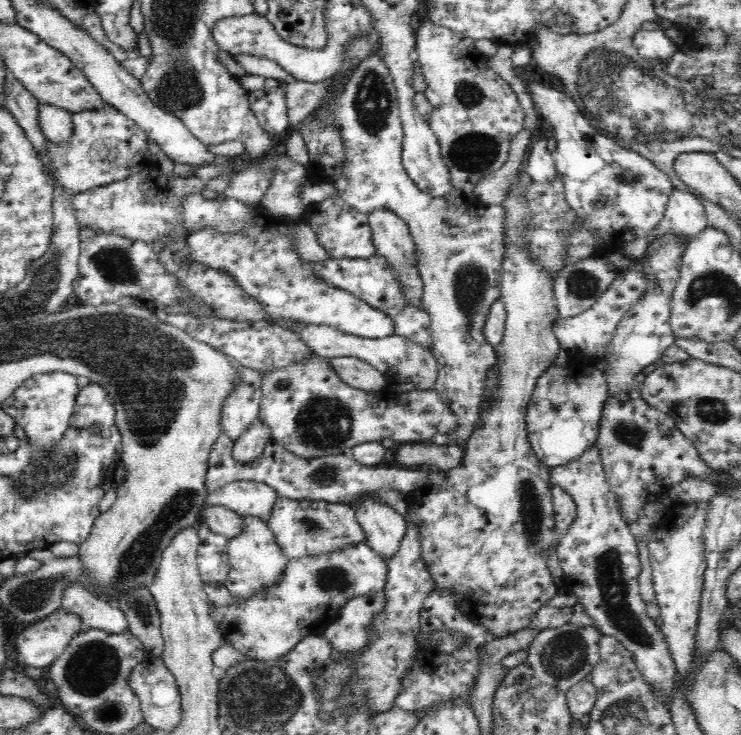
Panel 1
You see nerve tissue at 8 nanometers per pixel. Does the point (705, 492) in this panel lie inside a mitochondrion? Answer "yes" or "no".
no

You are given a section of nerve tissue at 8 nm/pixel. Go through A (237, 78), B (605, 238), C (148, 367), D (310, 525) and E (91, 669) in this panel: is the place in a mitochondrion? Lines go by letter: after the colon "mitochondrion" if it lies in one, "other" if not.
A: other
B: other
C: mitochondrion
D: mitochondrion
E: mitochondrion

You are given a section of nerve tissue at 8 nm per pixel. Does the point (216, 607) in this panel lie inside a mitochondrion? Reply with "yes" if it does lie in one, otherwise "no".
no

